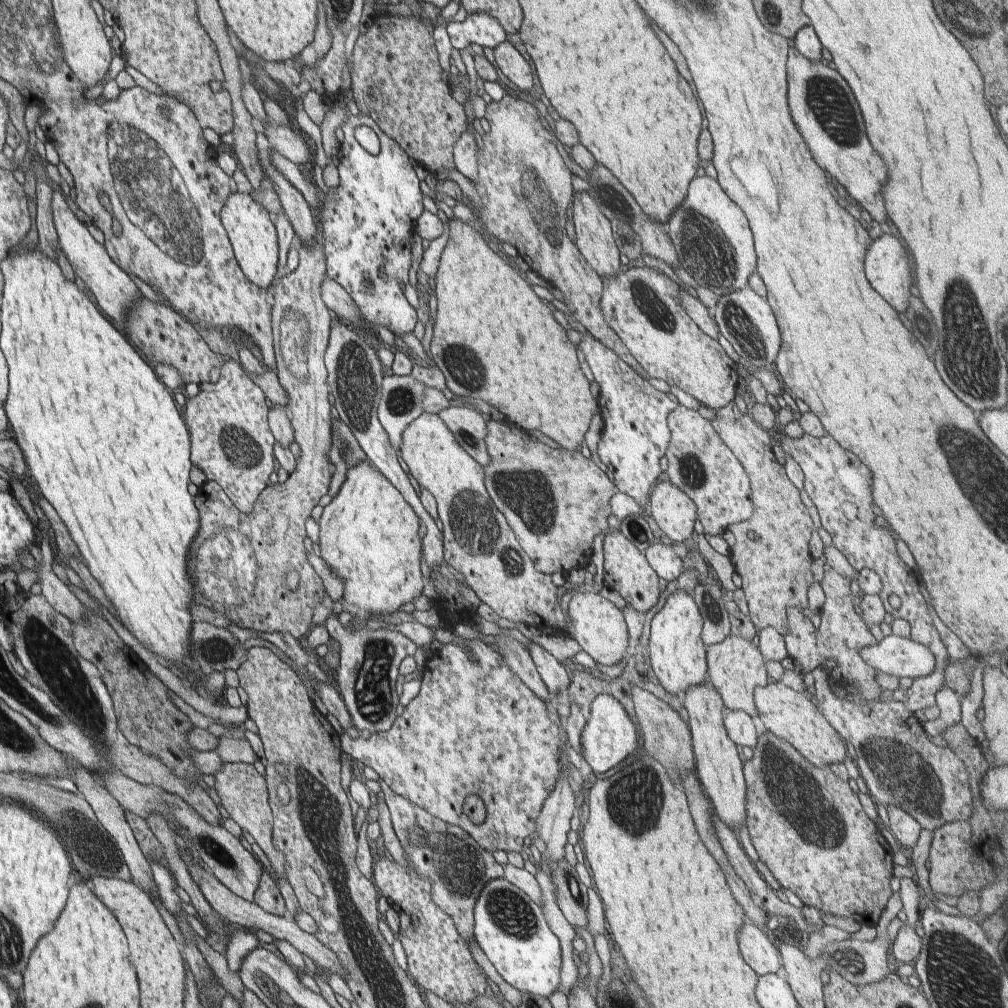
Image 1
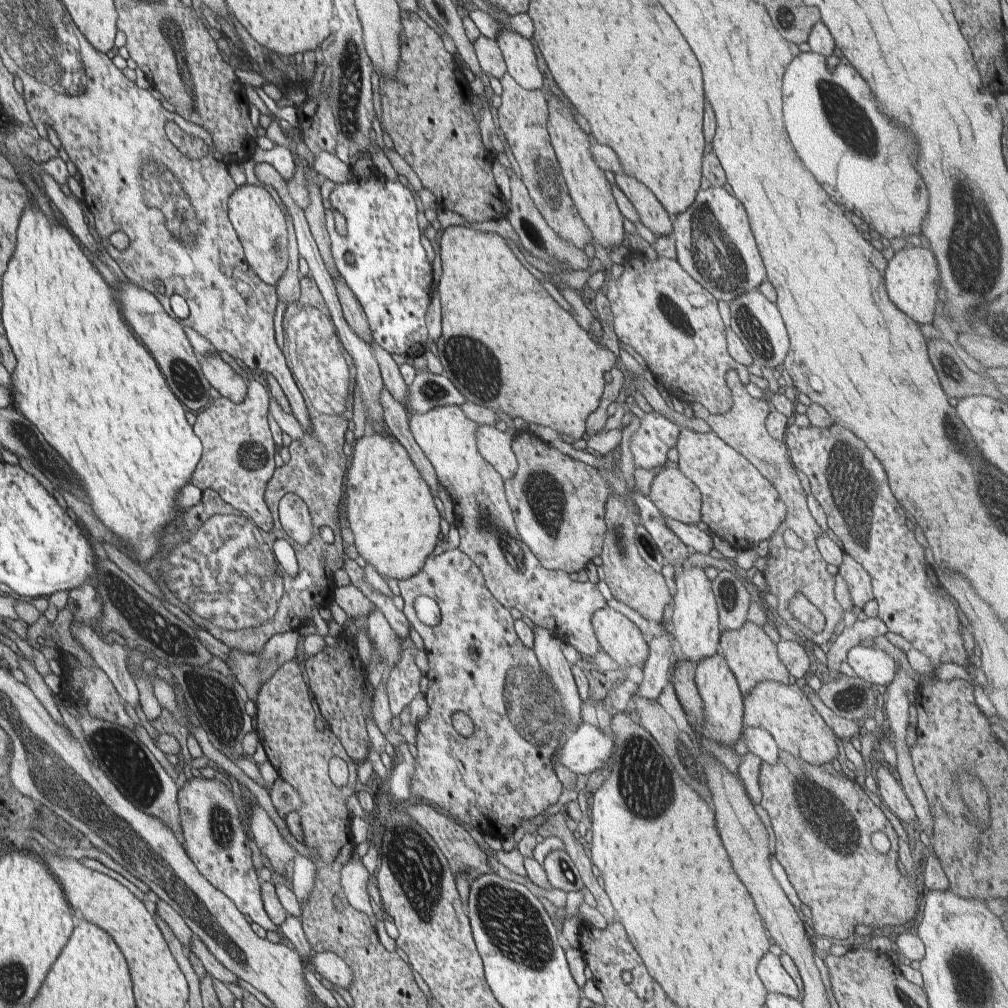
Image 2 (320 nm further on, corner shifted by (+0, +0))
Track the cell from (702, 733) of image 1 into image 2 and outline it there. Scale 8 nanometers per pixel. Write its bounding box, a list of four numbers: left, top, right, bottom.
[695,652,743,748]

